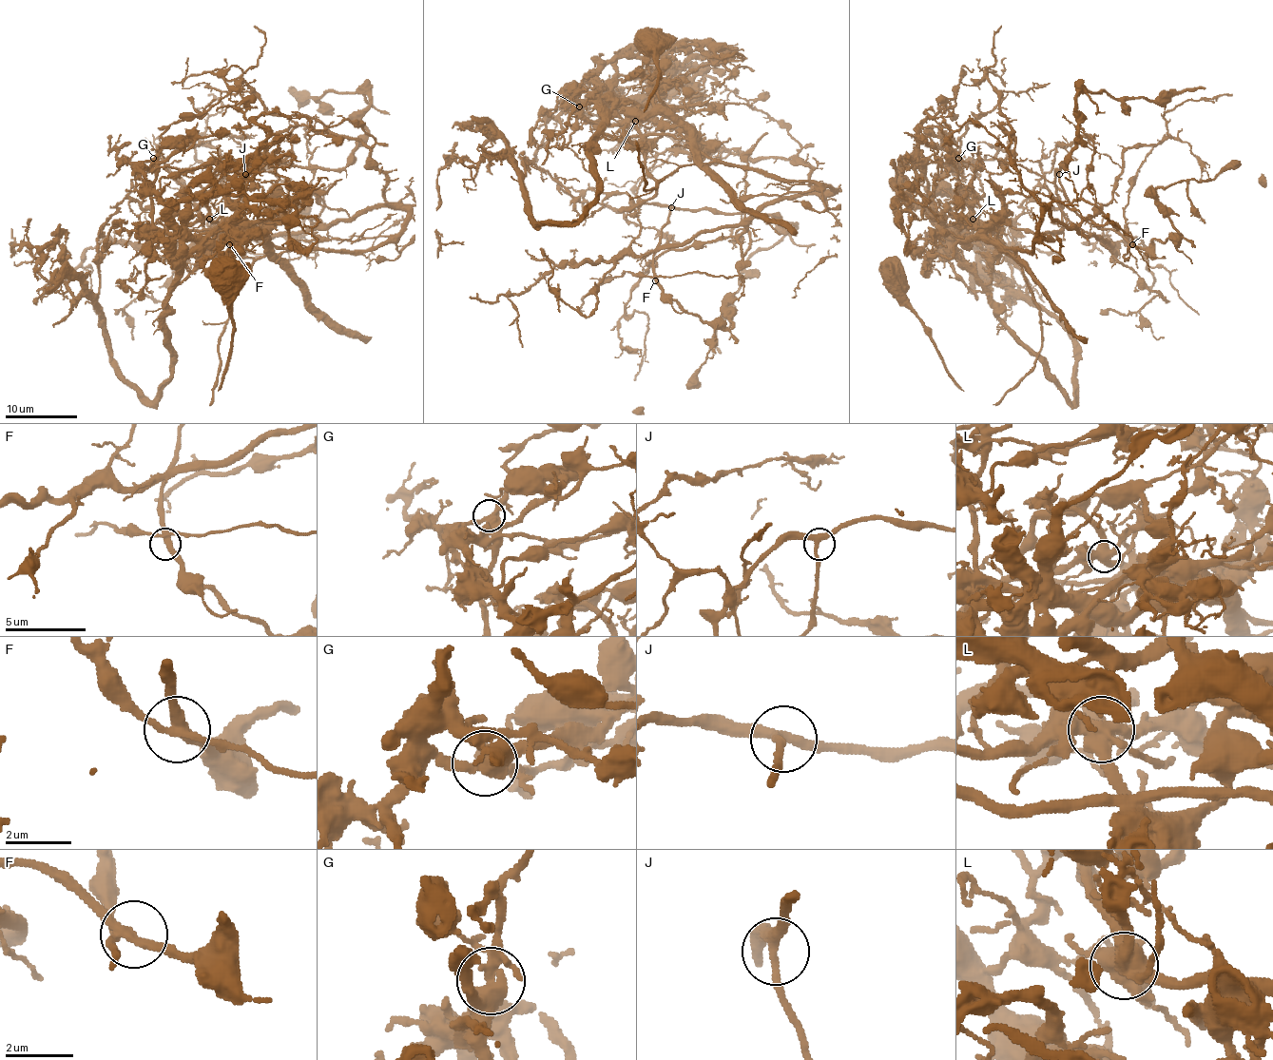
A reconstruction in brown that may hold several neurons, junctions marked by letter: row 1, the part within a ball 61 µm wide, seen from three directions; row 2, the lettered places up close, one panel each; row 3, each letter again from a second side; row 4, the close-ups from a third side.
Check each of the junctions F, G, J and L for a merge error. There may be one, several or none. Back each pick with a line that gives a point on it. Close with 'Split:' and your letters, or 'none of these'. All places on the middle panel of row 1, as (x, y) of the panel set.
L: Place: (635, 121)
Split: L

